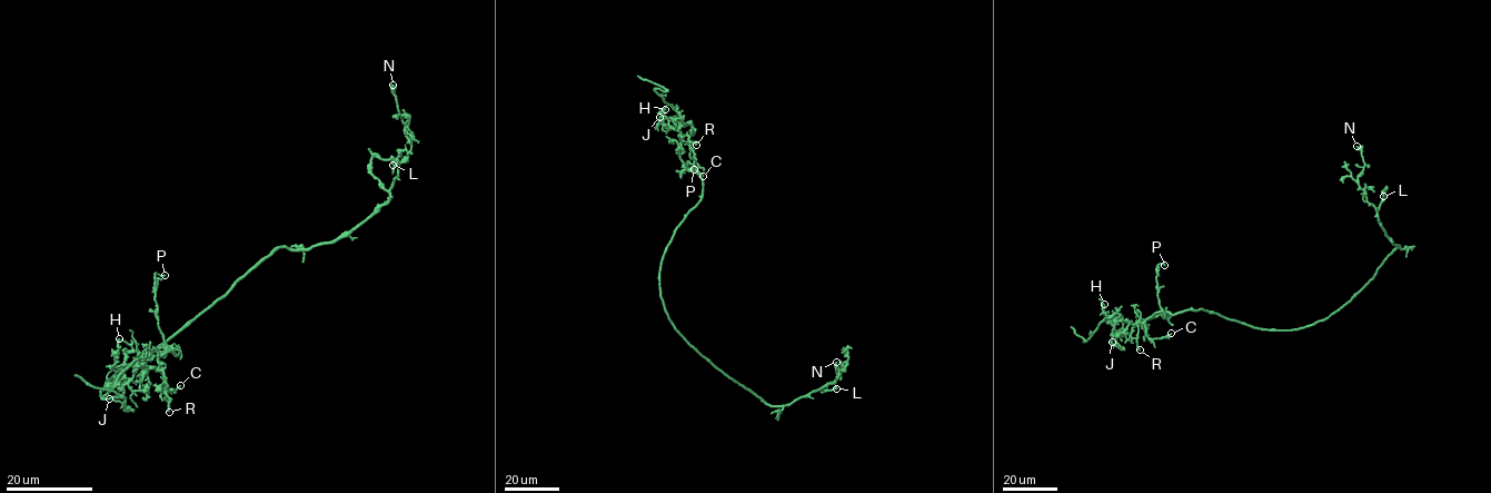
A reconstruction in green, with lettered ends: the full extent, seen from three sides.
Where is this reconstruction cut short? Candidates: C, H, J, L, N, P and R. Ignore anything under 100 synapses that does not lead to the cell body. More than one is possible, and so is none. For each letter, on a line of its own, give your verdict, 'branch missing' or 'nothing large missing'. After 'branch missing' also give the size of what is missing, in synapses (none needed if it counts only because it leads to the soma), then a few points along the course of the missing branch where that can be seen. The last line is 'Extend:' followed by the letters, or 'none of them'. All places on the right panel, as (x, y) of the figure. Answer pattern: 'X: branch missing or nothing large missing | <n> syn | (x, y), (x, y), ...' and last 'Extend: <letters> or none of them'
C: nothing large missing
H: nothing large missing
J: nothing large missing
L: nothing large missing
N: nothing large missing
P: nothing large missing
R: nothing large missing
Extend: none of them

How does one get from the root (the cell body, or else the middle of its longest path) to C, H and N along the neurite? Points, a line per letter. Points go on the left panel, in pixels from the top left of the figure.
C: (119, 375), (110, 380), (146, 353), (179, 347), (159, 364), (165, 393), (180, 385)
H: (119, 375), (110, 380), (146, 353), (179, 347), (149, 355), (146, 368), (116, 366), (119, 338)
N: (119, 375), (209, 308), (279, 247), (309, 249), (346, 236), (387, 200), (398, 164), (410, 150), (393, 85)

